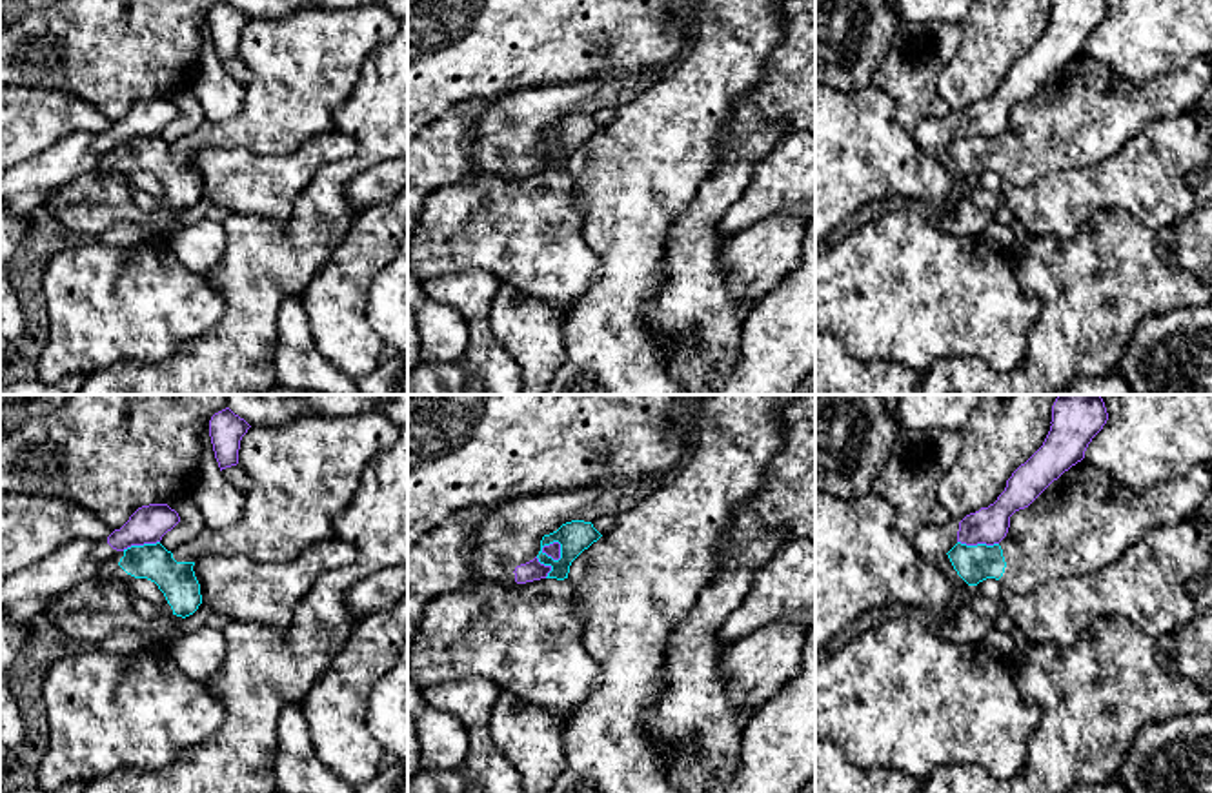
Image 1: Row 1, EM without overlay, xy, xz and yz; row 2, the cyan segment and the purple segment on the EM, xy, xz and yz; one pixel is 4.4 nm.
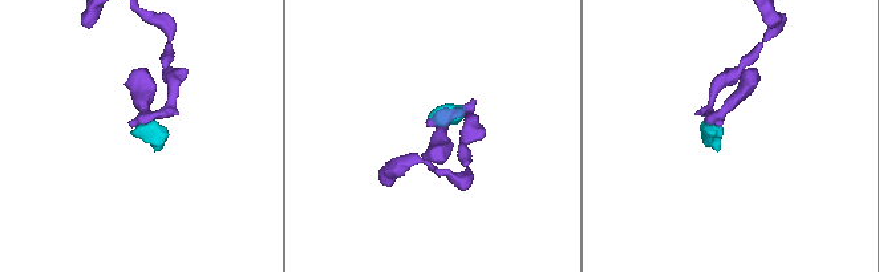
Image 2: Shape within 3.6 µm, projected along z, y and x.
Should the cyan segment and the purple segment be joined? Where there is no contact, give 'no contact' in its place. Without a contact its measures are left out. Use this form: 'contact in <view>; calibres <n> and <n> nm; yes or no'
contact in xz; calibres 140 and 60 nm; no

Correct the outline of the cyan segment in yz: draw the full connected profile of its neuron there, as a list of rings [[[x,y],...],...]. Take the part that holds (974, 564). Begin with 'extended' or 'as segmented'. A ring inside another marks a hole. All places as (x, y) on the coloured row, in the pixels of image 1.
extended; [[[1083,458],[1054,480],[1028,507],[1010,517],[1008,533],[999,544],[966,546],[957,542],[946,555],[968,586],[995,578],[1003,589],[1026,595],[1046,580],[1081,577],[1114,564],[1146,531],[1192,517],[1208,498],[1210,489],[1212,473],[1205,464],[1197,464],[1179,478],[1134,493],[1106,469]]]

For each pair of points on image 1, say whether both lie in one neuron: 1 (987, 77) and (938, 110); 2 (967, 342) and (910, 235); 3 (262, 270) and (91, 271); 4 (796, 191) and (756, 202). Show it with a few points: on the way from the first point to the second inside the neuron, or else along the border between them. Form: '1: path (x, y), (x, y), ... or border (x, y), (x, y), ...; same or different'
1: border (936, 84), (936, 90), (954, 111); different
2: path (954, 315), (910, 271), (910, 262); same
3: border (202, 275), (221, 297), (224, 304), (222, 313); different
4: path (787, 191), (765, 195); same

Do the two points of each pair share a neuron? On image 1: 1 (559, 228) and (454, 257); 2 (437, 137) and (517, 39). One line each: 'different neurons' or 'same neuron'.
1: same neuron
2: different neurons

